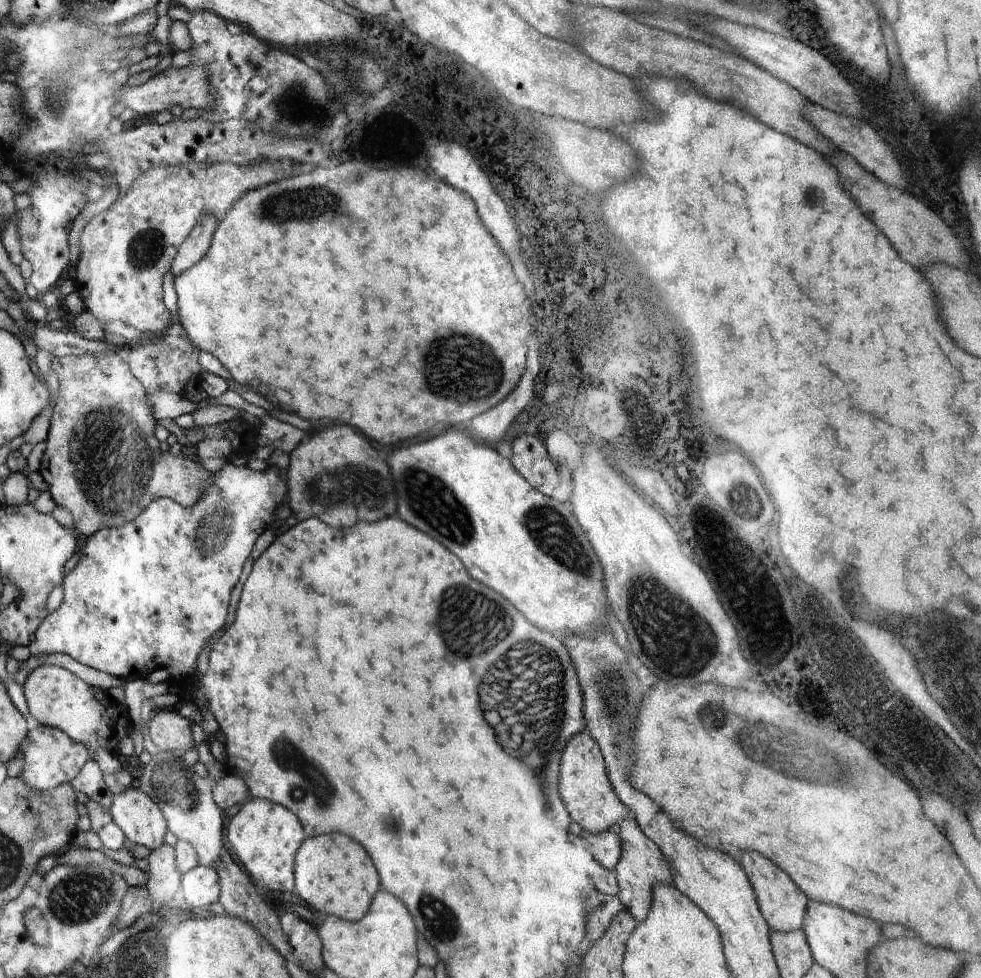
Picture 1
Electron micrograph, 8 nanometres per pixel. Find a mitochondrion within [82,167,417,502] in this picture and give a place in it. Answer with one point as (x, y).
(309, 202)

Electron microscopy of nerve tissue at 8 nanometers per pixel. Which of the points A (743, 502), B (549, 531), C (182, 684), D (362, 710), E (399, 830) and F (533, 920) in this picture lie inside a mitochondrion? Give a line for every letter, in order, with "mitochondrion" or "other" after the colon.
A: mitochondrion
B: mitochondrion
C: other
D: other
E: mitochondrion
F: other

